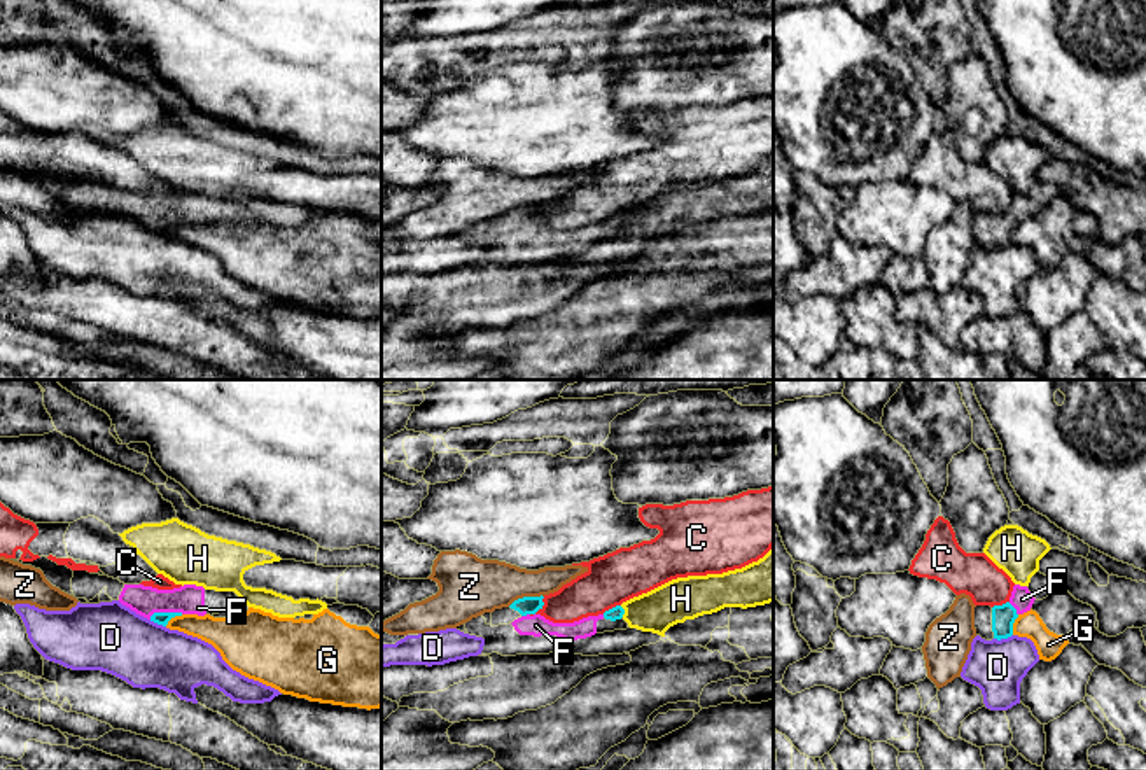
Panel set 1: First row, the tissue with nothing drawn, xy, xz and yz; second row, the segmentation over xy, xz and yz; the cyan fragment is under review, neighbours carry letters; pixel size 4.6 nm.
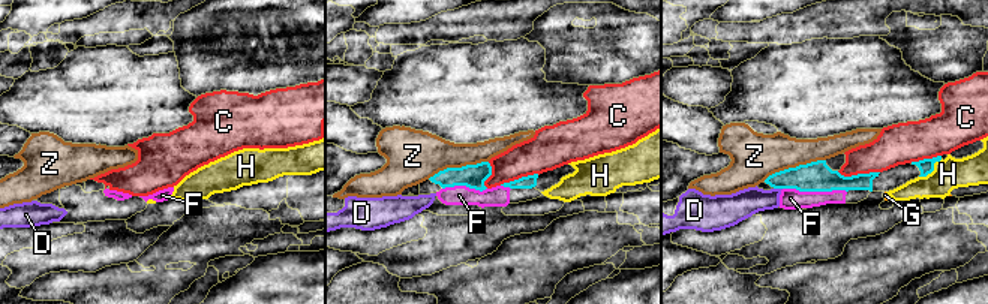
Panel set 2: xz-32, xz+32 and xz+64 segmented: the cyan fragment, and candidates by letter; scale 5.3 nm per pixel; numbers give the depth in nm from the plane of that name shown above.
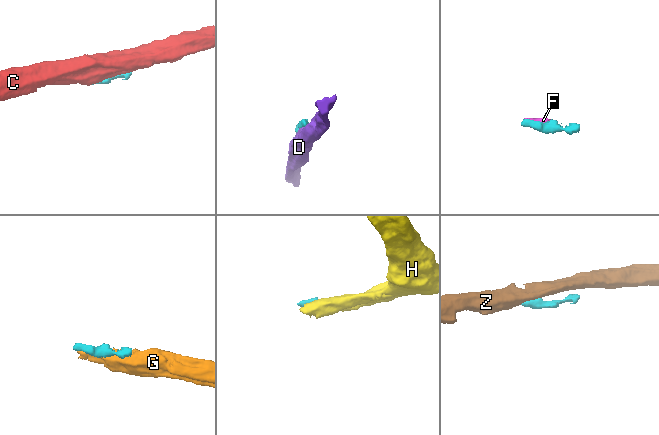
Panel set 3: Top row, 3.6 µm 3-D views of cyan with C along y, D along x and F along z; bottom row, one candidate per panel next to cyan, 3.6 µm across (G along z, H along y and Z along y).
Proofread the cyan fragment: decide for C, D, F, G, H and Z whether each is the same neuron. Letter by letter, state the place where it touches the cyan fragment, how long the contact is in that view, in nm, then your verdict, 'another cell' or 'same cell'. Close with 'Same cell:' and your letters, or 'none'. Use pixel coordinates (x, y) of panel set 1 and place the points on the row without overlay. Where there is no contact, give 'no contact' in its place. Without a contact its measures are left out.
C: xz (539, 216) | 110 nm | another cell
D: yz (1003, 245) | 90 nm | another cell
F: xy (165, 221) | 160 nm | same cell
G: yz (1012, 233) | 100 nm | another cell
H: xz (623, 219) | 60 nm | another cell
Z: xz (525, 205) | 180 nm | another cell
Same cell: F

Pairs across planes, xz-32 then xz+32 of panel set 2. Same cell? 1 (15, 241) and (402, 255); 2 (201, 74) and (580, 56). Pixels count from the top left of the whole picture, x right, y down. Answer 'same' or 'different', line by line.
1: same
2: same

